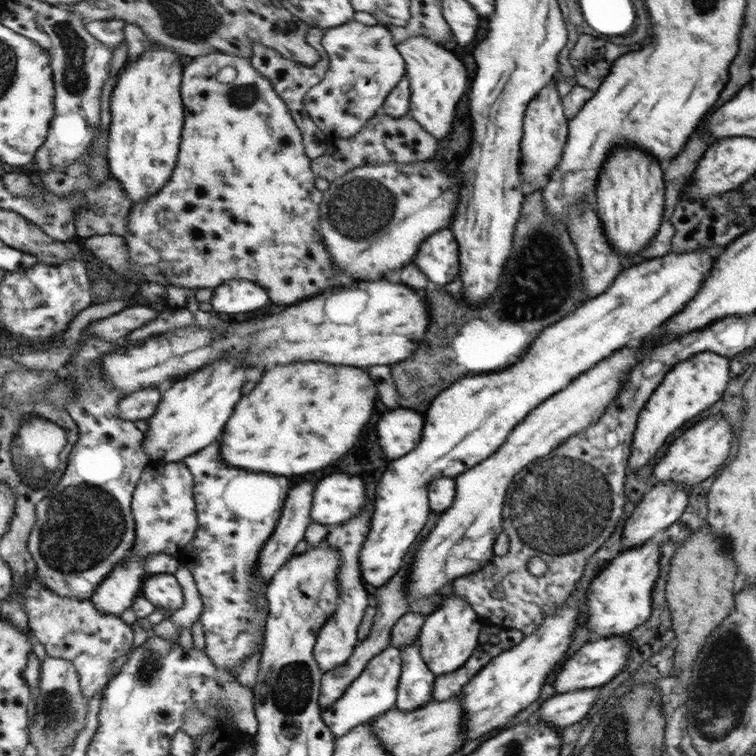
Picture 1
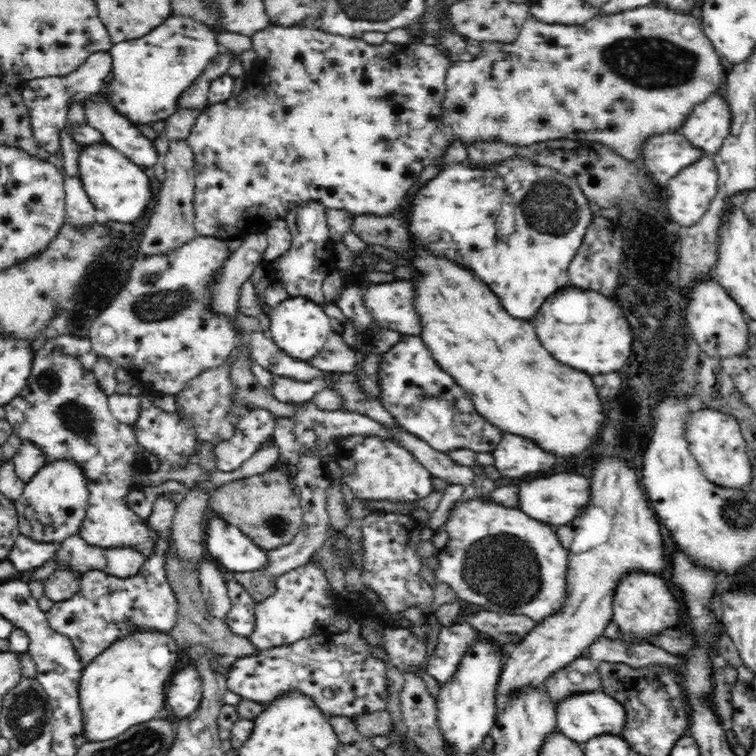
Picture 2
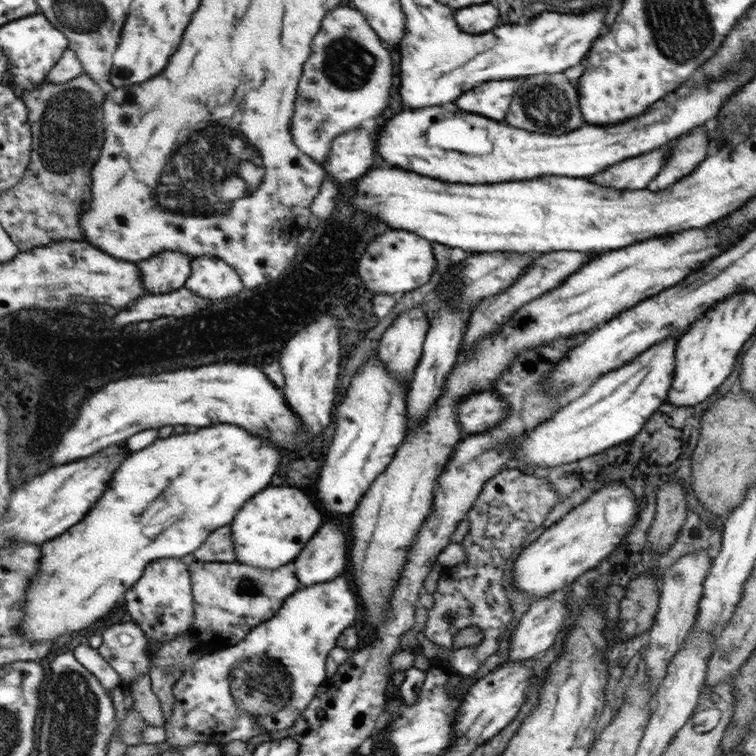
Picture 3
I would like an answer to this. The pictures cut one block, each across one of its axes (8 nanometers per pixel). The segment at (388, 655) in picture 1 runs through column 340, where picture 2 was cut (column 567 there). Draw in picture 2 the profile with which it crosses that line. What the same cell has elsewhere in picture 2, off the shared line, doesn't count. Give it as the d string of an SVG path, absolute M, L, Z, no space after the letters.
M601 690L572 694L558 702L555 708L557 730L580 744L590 741L590 738L598 737L600 734L620 735L625 726L626 711L622 703Z

